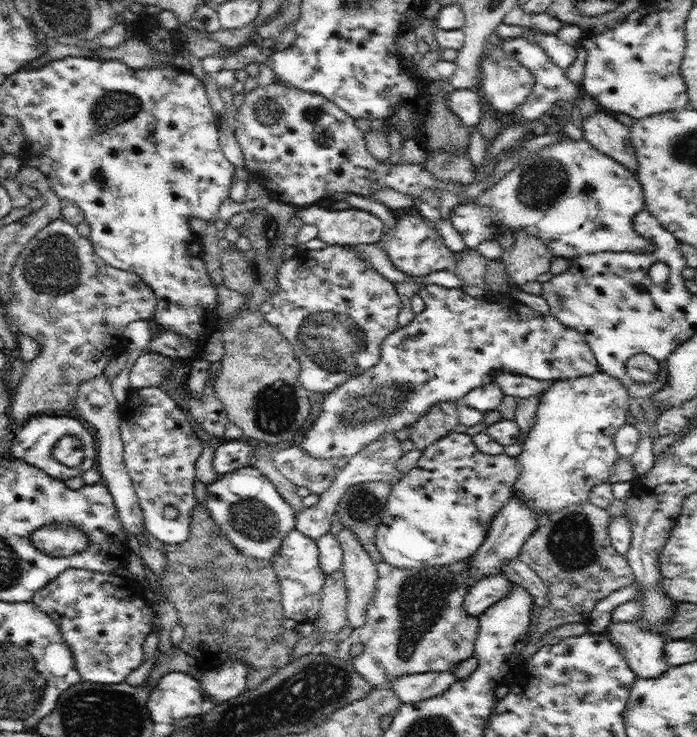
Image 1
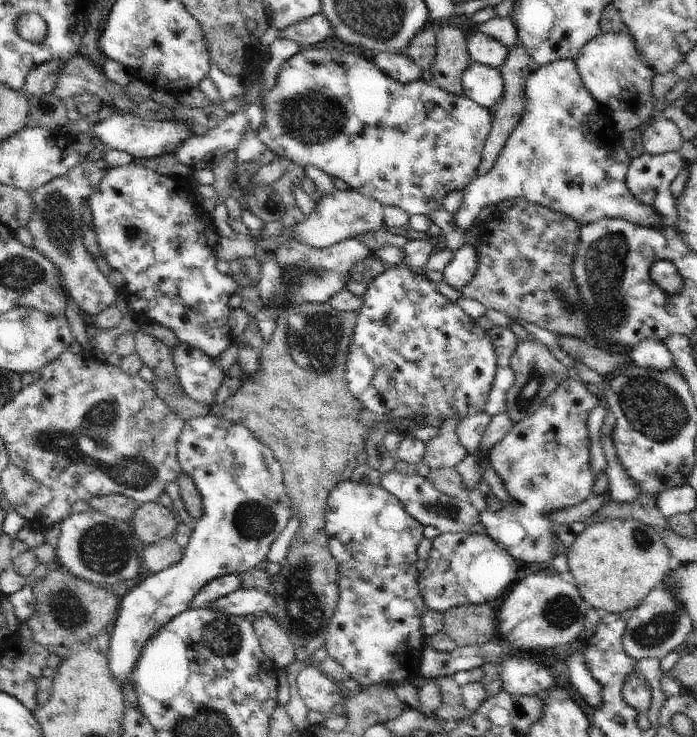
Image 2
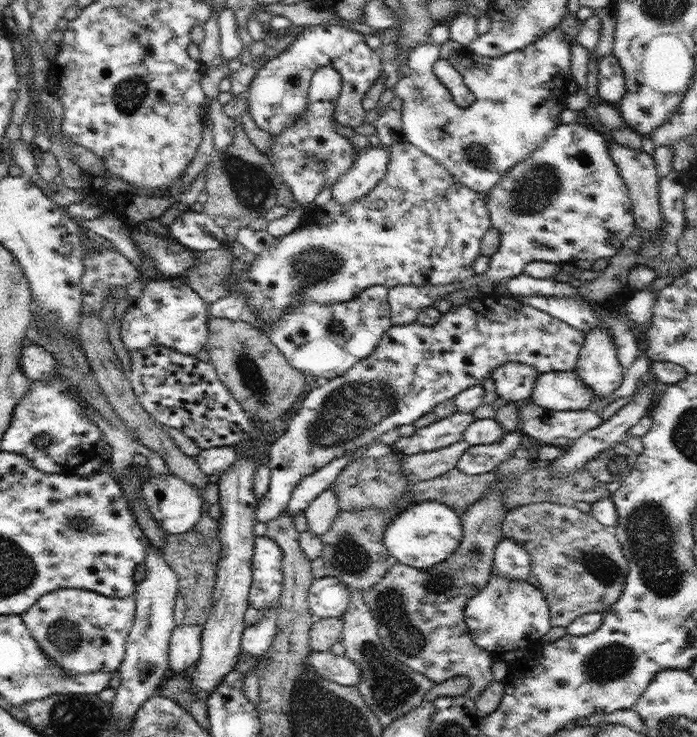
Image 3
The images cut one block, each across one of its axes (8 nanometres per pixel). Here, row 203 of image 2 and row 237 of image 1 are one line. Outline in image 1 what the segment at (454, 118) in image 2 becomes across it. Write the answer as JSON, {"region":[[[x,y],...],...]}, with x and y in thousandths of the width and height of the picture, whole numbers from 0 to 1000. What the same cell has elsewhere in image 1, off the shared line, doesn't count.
{"region":[[[580,290],[577,296],[568,296],[568,308],[557,311],[557,307],[554,307],[548,322],[542,324],[541,330],[557,345],[560,355],[568,365],[590,376],[621,376],[641,365],[650,365],[654,355],[653,342],[637,331],[634,322],[626,311],[611,304],[611,296],[605,292]]]}

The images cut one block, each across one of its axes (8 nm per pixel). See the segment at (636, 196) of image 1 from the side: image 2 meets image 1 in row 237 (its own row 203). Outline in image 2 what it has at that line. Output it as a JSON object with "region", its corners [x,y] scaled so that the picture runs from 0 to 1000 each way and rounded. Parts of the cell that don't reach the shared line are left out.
{"region":[[[806,80],[776,90],[762,98],[753,117],[753,145],[749,160],[717,205],[709,228],[692,242],[681,242],[666,258],[666,271],[651,293],[654,309],[670,313],[697,280],[720,271],[755,269],[821,296],[829,308],[864,296],[890,296],[924,309],[941,309],[947,290],[918,274],[898,252],[900,231],[907,220],[892,201],[891,182],[884,176],[878,152],[867,148],[844,125],[835,111],[826,85]]]}

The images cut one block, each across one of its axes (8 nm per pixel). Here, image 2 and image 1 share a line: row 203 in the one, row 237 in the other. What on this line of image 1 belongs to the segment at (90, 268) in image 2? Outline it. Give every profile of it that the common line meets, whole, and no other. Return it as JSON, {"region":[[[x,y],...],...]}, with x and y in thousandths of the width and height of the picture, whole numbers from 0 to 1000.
{"region":[[[89,294],[77,297],[69,307],[49,319],[27,345],[14,376],[14,410],[9,412],[11,437],[23,452],[39,453],[56,465],[57,478],[32,510],[23,531],[17,533],[14,581],[26,586],[40,564],[63,559],[96,560],[108,550],[112,522],[141,509],[158,487],[181,478],[178,448],[194,434],[211,434],[224,418],[224,402],[218,389],[192,369],[181,369],[156,361],[133,339],[126,322],[110,315],[109,305]]]}

